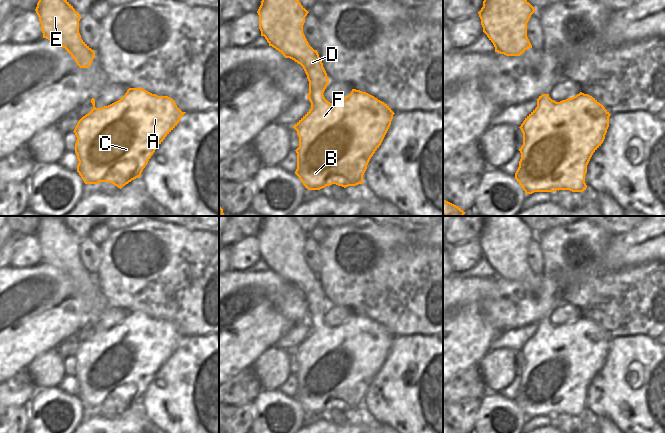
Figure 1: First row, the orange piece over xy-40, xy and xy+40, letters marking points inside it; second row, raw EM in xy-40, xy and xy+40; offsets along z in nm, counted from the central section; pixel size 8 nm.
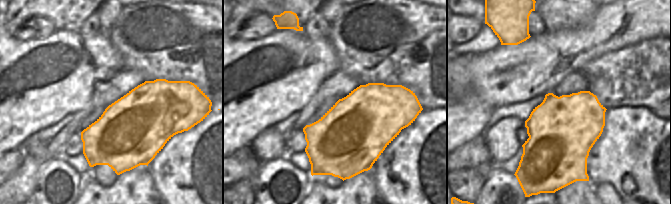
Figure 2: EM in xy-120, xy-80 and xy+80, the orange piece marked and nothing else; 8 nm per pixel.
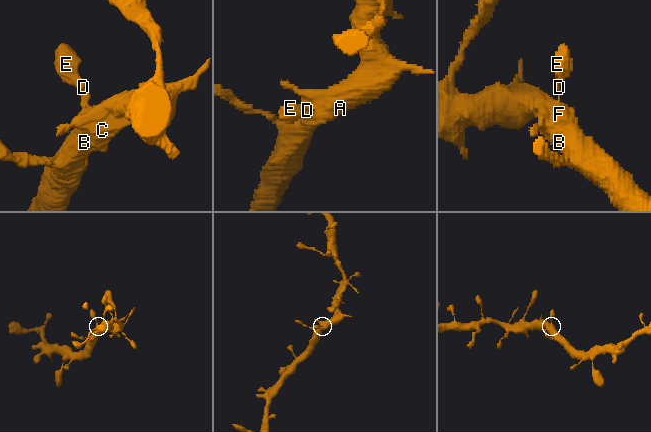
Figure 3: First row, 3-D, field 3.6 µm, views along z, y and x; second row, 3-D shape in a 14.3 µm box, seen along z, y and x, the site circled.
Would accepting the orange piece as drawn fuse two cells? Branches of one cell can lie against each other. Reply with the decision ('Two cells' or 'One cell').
One cell

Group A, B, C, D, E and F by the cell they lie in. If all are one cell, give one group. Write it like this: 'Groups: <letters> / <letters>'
Groups: A B C D E F

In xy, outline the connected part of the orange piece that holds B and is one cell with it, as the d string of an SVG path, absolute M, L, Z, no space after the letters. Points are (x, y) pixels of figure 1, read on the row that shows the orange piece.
M262 0L257 13L261 36L285 58L300 64L309 81L307 98L311 109L293 126L299 137L295 174L308 190L320 190L332 184L344 188L363 184L367 165L381 145L395 113L384 102L356 89L334 104L325 99L323 93L329 79L317 50L309 45L303 33L309 12L299 0Z

